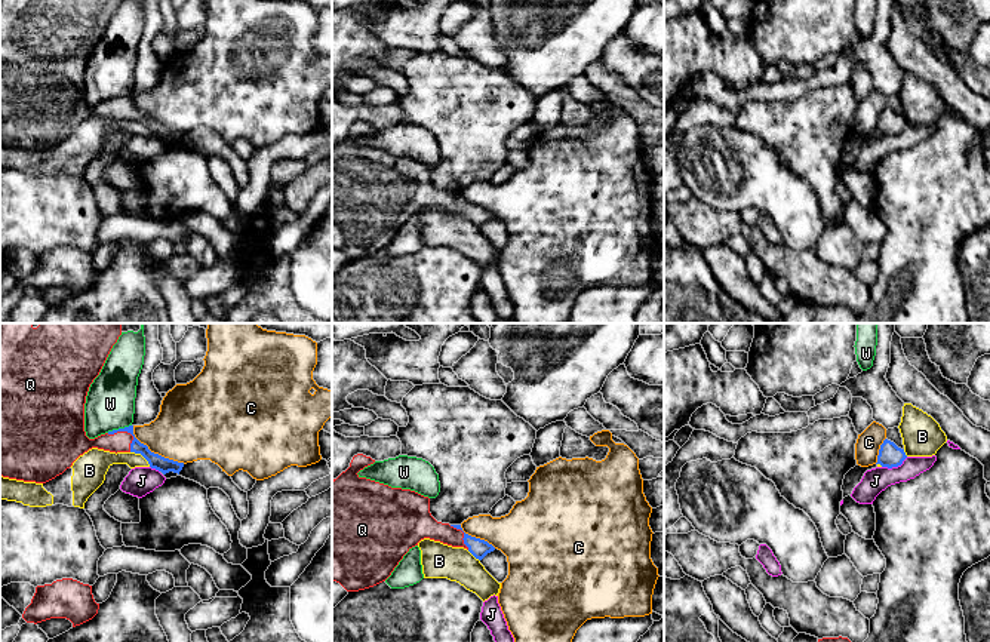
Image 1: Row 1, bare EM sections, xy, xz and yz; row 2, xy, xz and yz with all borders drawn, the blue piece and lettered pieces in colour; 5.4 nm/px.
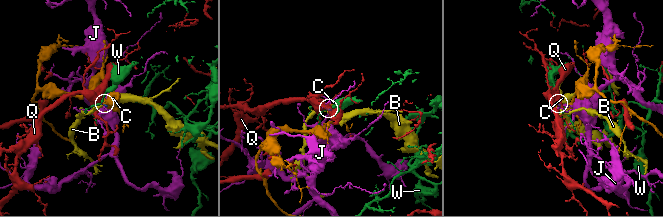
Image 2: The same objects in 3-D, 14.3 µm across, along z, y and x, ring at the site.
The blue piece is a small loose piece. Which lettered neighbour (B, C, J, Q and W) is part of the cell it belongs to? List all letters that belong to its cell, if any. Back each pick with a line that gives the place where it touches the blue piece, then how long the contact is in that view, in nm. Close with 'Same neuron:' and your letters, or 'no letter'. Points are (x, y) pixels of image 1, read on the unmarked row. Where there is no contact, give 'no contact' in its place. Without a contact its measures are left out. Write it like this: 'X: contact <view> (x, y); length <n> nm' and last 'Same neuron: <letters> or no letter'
Q: contact xy (128, 100); length 170 nm
Same neuron: Q

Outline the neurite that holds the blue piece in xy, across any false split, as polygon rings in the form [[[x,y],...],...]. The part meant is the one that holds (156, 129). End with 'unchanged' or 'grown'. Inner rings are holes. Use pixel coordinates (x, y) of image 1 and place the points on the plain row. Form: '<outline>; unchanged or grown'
[[[0,0],[0,144],[46,151],[62,142],[92,116],[141,122],[163,142],[182,138],[178,130],[154,122],[133,102],[133,93],[89,107],[84,99],[84,71],[90,52],[99,43],[122,0]]]; grown

